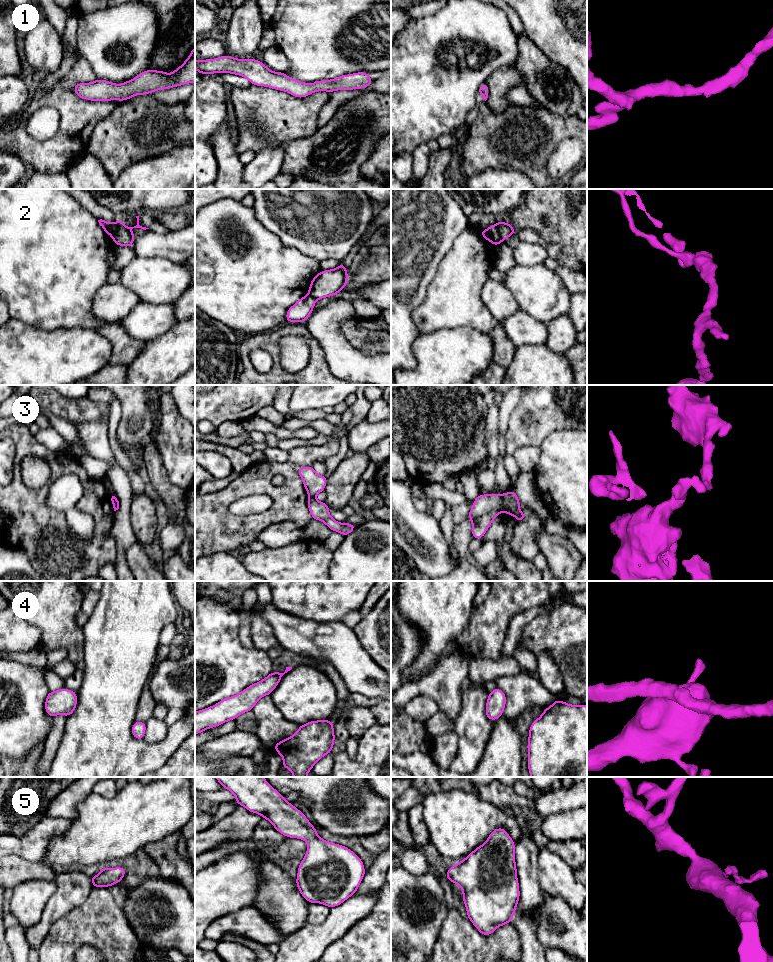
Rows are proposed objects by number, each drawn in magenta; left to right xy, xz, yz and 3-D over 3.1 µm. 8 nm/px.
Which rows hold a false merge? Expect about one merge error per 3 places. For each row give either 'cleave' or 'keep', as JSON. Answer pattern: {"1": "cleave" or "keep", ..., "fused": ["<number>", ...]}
{"1": "keep", "2": "cleave", "3": "cleave", "4": "keep", "5": "keep", "fused": ["2", "3"]}

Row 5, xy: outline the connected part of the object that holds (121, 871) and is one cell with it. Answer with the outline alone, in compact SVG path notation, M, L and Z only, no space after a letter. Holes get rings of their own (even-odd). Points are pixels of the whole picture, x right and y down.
M102 867L101 872L98 875L89 877L92 881L93 888L95 887L110 887L111 885L121 882L126 869L123 867L107 868Z

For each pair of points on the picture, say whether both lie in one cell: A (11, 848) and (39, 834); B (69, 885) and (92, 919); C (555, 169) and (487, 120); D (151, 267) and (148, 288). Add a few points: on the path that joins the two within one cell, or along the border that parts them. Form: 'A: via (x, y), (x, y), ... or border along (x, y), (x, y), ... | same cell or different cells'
A: via (18, 846), (27, 846), (32, 841) | same cell
B: border along (93, 888), (79, 905), (62, 916) | different cells
C: border along (556, 146), (548, 160), (548, 173), (552, 178) | different cells
D: via (151, 272), (151, 283) | same cell

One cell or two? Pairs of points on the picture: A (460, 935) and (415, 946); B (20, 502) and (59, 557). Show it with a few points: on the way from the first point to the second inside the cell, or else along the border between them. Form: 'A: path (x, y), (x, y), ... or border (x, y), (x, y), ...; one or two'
A: border (445, 919), (432, 951); two
B: path (29, 516), (43, 530), (48, 537), (49, 543); one

